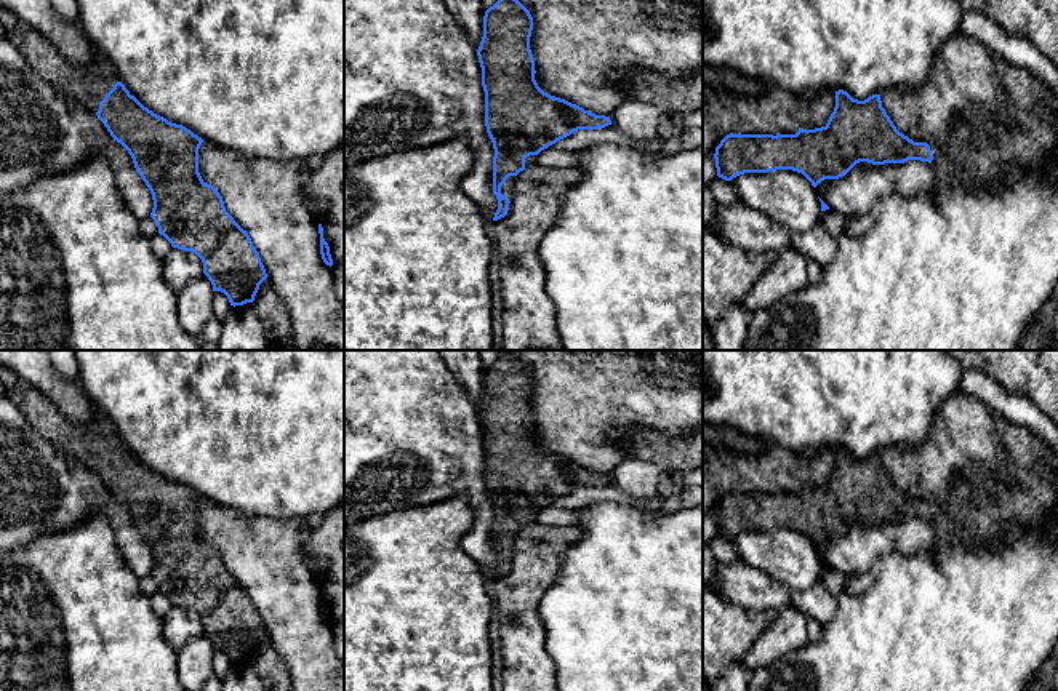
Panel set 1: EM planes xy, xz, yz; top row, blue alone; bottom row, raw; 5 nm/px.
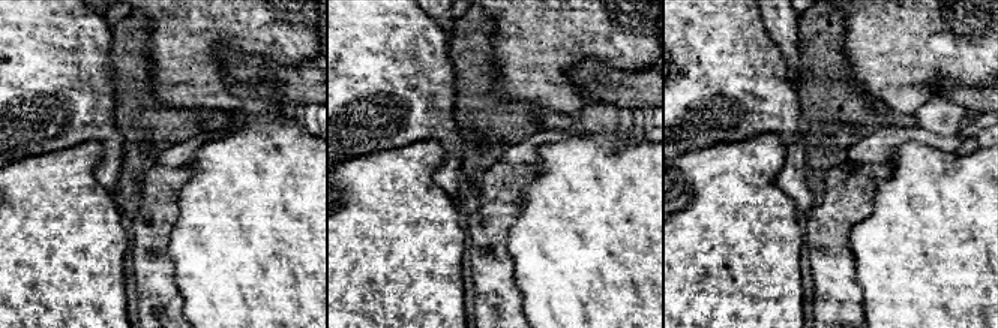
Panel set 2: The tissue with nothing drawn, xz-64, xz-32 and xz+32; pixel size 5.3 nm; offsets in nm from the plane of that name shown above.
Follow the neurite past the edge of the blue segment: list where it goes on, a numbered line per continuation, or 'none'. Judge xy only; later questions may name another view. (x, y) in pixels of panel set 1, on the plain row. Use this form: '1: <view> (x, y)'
1: xy (87, 443)

